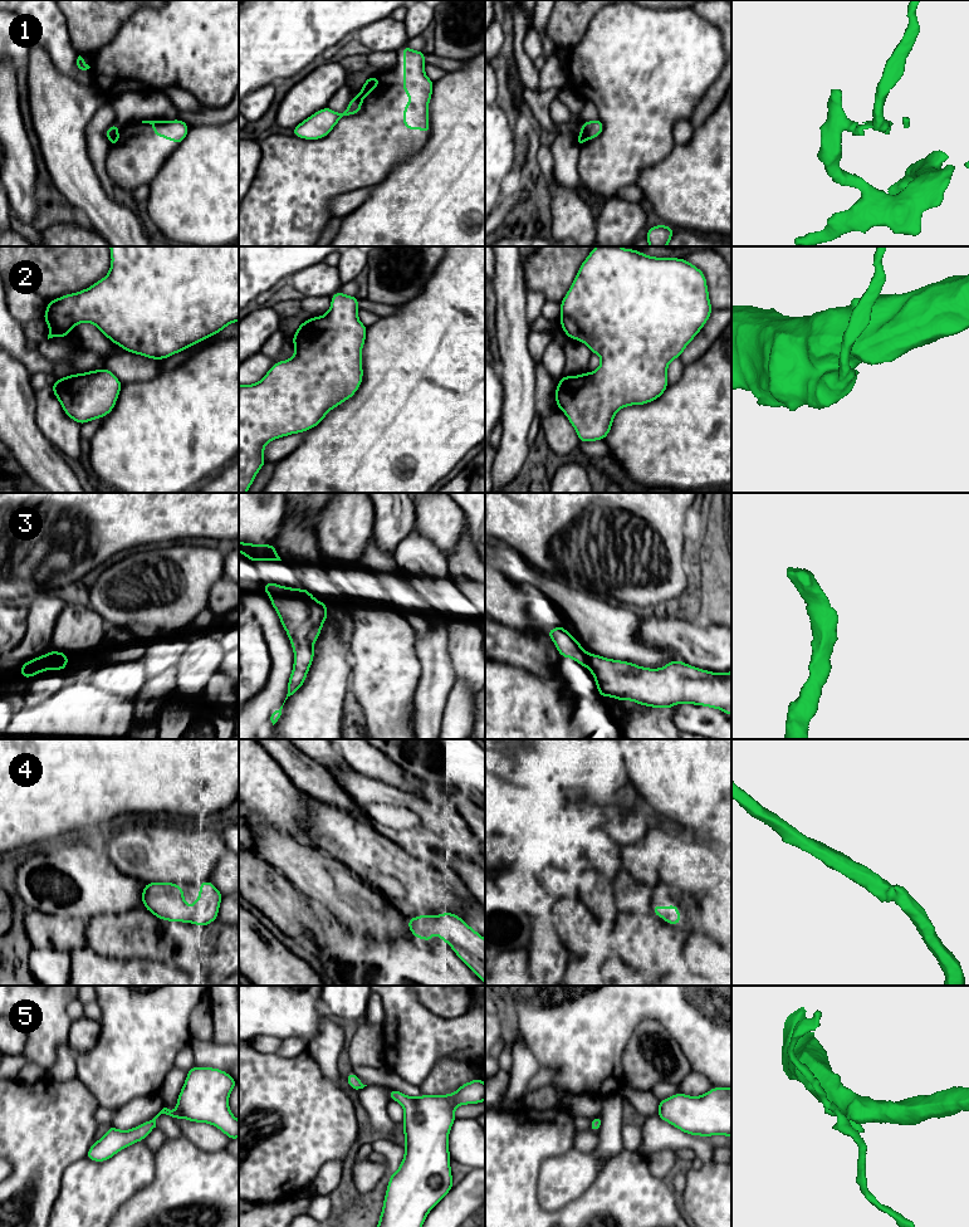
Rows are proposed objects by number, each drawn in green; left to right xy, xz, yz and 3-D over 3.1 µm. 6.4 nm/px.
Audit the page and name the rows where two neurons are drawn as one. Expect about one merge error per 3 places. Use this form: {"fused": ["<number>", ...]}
{"fused": ["1"]}

